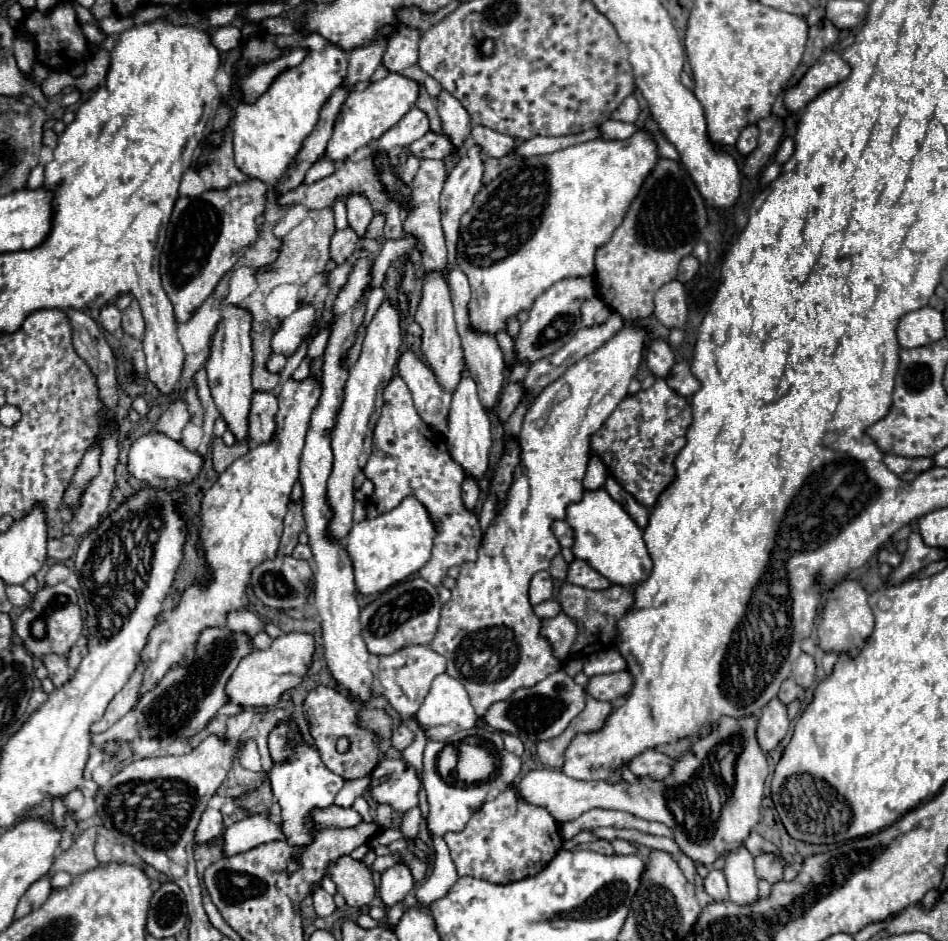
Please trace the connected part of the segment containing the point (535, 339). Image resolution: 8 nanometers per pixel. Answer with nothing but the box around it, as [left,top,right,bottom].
[515,276,597,362]

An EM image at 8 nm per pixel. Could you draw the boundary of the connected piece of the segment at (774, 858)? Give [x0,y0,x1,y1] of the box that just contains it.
[755,852,783,884]

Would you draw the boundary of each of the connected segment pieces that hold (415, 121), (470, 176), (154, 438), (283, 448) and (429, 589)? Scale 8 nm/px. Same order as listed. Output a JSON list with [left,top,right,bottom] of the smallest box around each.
[[371,108,429,152],[441,146,483,270],[127,434,203,482],[141,376,323,694],[361,578,441,656]]

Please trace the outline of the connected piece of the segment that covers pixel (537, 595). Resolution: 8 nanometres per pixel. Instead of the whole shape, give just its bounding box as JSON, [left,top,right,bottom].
[529,572,553,604]

